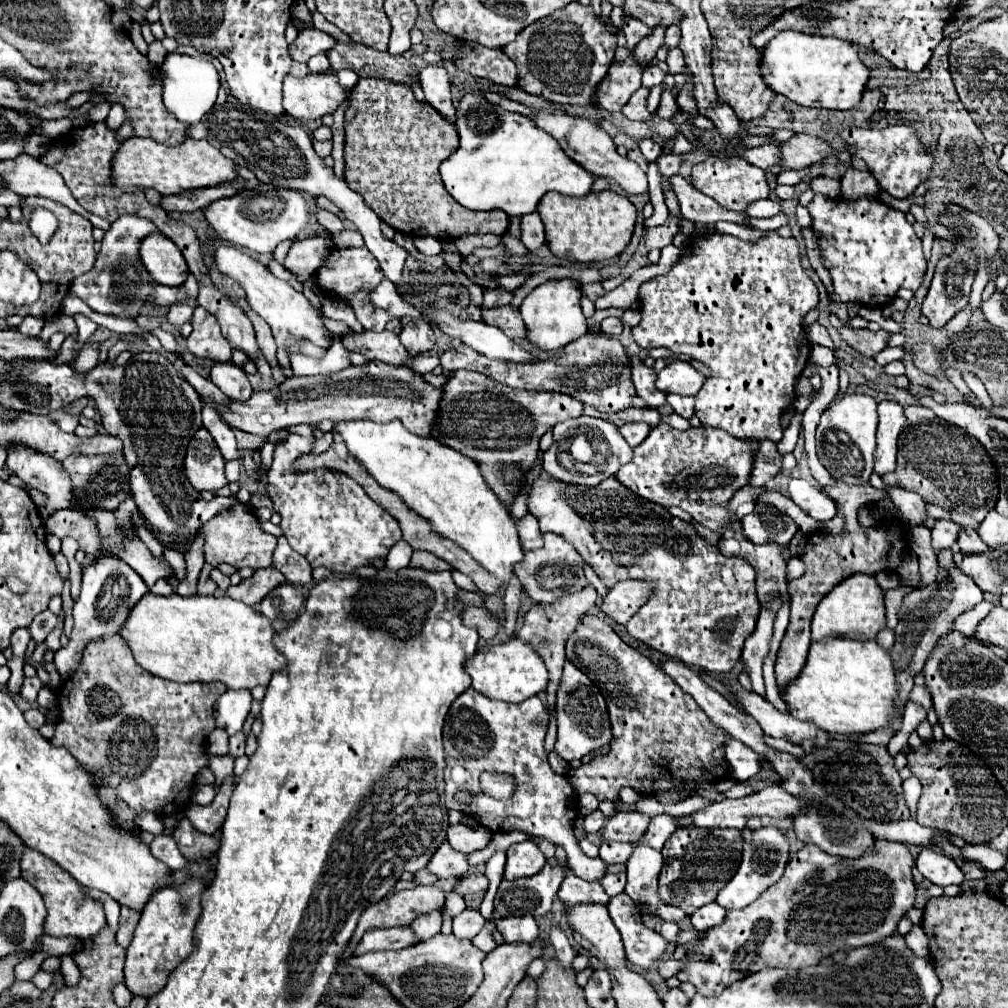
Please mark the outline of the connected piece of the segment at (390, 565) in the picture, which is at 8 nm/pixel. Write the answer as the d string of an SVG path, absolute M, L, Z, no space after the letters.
M404 539L398 541L398 543L390 549L390 553L388 553L388 557L386 557L386 565L384 565L385 569L390 571L400 571L402 567L406 567L406 565L410 563L412 551L414 551L414 549L410 549L408 543L406 543Z

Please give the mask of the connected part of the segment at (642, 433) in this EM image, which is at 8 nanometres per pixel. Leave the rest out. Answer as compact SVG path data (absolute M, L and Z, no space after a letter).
M626 423L626 425L620 427L620 433L628 441L630 447L636 447L648 437L650 425L646 425L646 423Z

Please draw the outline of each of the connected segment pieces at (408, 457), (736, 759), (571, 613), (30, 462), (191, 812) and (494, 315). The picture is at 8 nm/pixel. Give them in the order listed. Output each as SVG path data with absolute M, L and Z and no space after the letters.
M370 419L338 421L334 429L342 435L350 455L360 461L378 485L394 491L410 511L418 511L438 535L458 543L458 547L468 551L500 583L498 591L490 597L498 607L504 607L504 593L510 579L516 577L514 565L524 559L524 551L514 519L486 485L478 465L436 439L406 431L398 419L390 423L374 423Z
M728 739L724 743L724 755L728 759L732 777L738 779L738 781L754 777L758 773L758 769L760 769L758 755L750 747L746 747L744 743L740 743L736 739Z
M588 583L580 593L570 593L562 599L556 599L554 603L536 603L526 615L524 615L524 621L522 621L522 627L518 631L518 639L522 641L528 641L544 659L548 671L550 671L550 683L546 687L548 691L548 701L546 701L546 707L548 711L552 713L554 711L554 701L556 701L556 689L558 689L558 681L560 681L560 675L562 675L562 667L566 663L566 655L564 655L564 643L566 639L570 637L570 633L576 629L576 623L582 615L588 613L590 607L594 607L598 595L596 595L596 589Z
M10 447L6 467L18 475L28 485L36 487L38 491L48 495L46 507L40 509L42 519L48 519L58 509L70 509L72 507L72 487L70 477L64 471L62 463L42 455L28 447Z
M234 777L224 779L222 787L218 789L216 797L210 805L190 805L184 815L190 819L190 823L200 831L200 833L208 833L212 835L214 831L221 828L226 815L232 795L232 781Z
M510 305L484 311L484 321L488 325L502 329L512 339L524 339L526 337L526 325L522 323L522 315L520 315L520 311L512 309Z

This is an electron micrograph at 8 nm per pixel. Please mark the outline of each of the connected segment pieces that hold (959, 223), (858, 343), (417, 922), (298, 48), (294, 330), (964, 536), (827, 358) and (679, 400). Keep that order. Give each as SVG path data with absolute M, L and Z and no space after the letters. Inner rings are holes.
M956 203L946 205L946 213L938 217L938 223L948 227L954 233L954 241L950 241L954 245L954 251L950 255L944 255L938 261L932 285L922 303L922 313L930 319L930 327L936 327L936 329L944 327L960 309L966 307L972 281L978 269L978 259L984 259L986 265L990 265L992 257L998 253L998 247L1000 247L1000 237L994 231L994 227L986 223L986 219L982 219L980 215L974 215L972 211L966 211L964 207L958 207Z
M836 323L836 329L844 337L844 341L862 355L874 357L882 349L888 347L888 339L890 339L888 331L876 331L874 333L874 331L868 331L868 329L854 329L854 327L840 325L840 323Z
M432 911L428 915L420 915L418 919L414 919L414 923L410 923L410 929L414 931L414 937L416 937L418 943L438 935L440 927L442 927L442 913L440 911Z
M306 27L306 29L302 29L302 31L298 33L298 39L296 39L294 45L290 47L290 57L292 57L294 61L306 63L310 57L314 57L314 55L318 55L318 53L328 53L330 47L334 47L334 43L336 43L336 39L330 37L328 33L318 31L318 29L314 29L314 27L312 27L312 29Z
M220 245L216 249L214 261L216 261L216 267L224 275L232 277L236 283L242 285L250 307L270 325L272 335L274 335L274 339L278 343L278 361L280 361L282 367L290 367L284 345L294 341L294 339L310 339L318 347L330 347L326 327L320 321L318 311L310 305L310 301L300 291L292 289L292 285L288 281L278 279L264 263L260 263L258 259L254 259L252 255L244 253L242 249L238 249L234 245Z
M962 529L962 531L960 531L958 545L960 545L962 553L966 553L966 555L980 555L982 551L988 549L988 547L982 543L982 539L978 537L978 533L972 531L972 529Z
M817 345L812 353L810 352L810 363L815 363L821 367L828 367L834 362L834 353L831 349Z
M668 395L668 403L672 405L672 409L684 417L690 419L694 415L694 399L692 397L682 397L682 395Z

